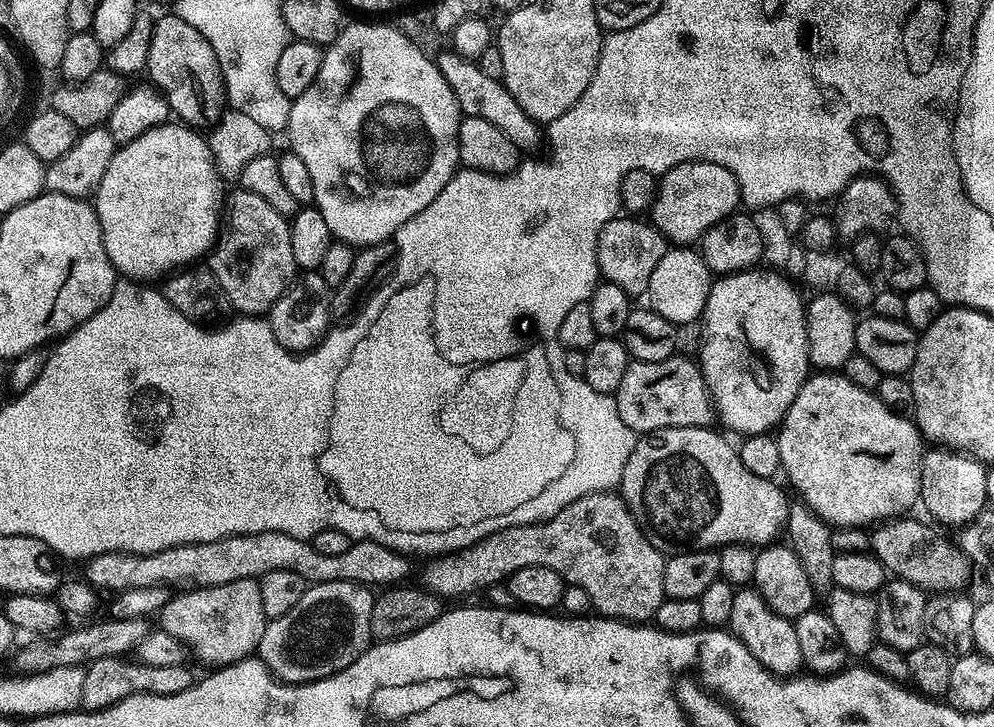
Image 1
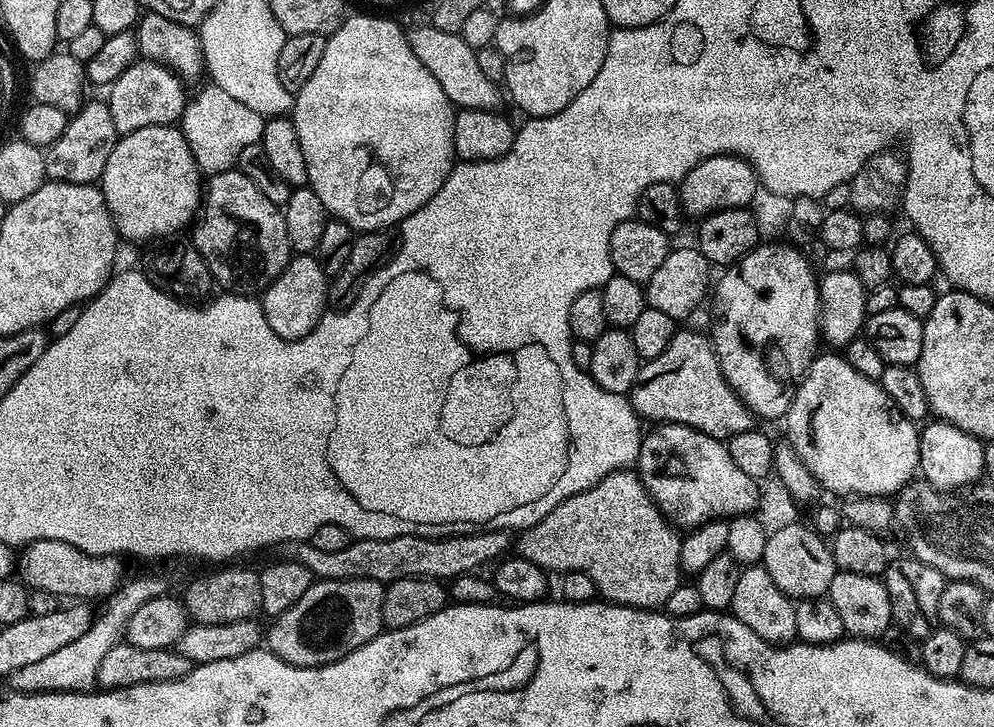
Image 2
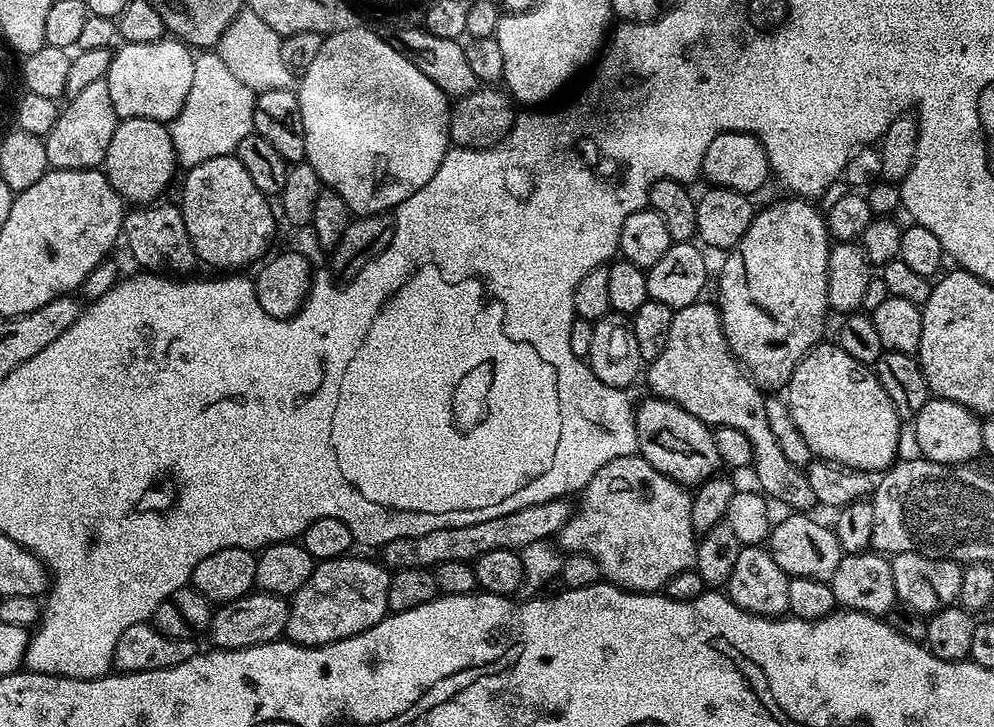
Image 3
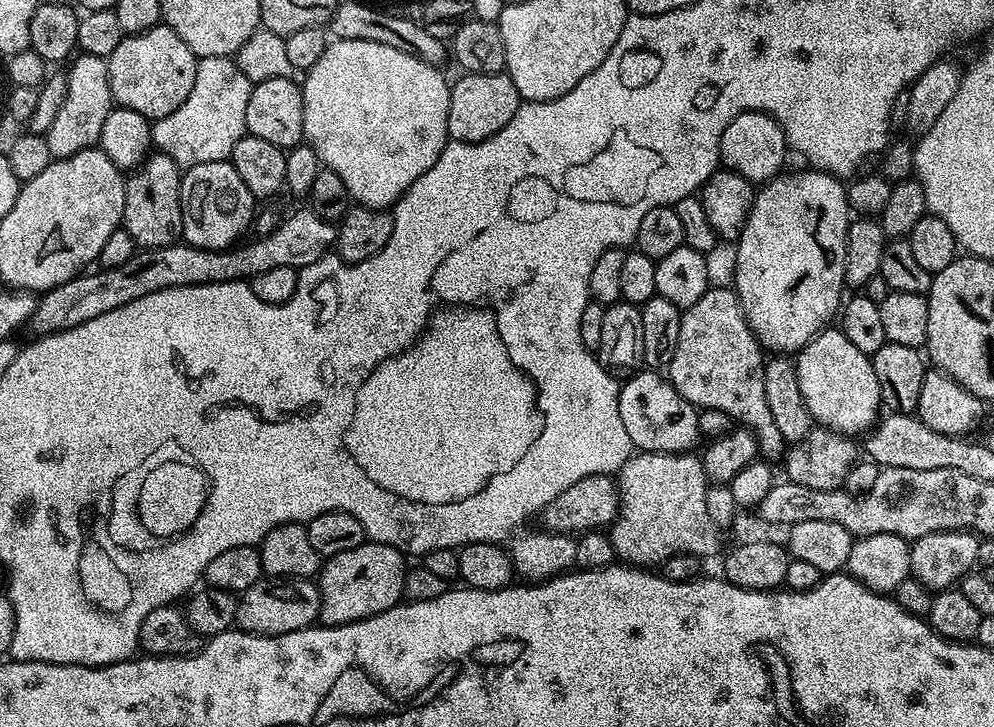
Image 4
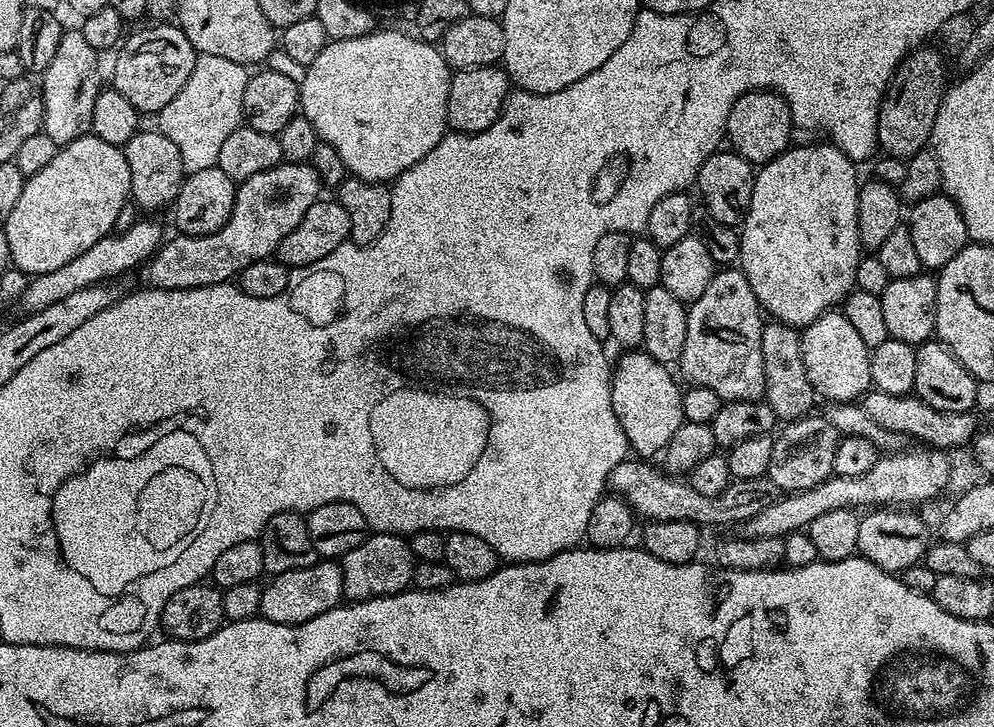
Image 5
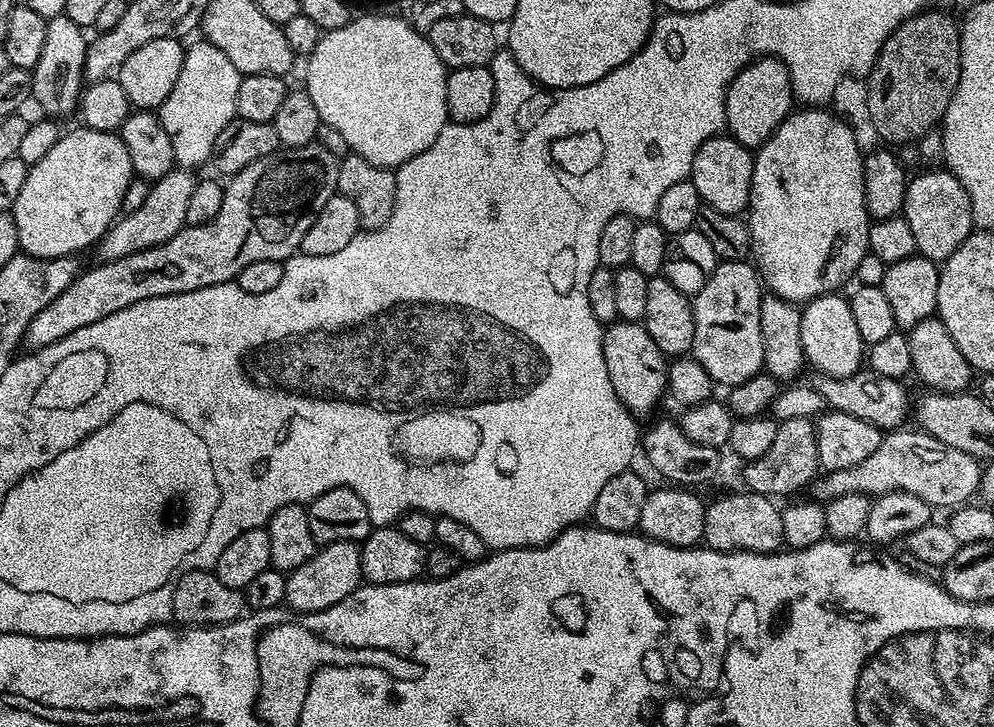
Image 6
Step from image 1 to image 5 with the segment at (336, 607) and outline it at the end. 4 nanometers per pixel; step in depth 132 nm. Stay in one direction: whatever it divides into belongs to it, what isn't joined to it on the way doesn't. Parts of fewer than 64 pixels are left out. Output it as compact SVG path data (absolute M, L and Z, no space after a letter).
M389 532L369 535L367 542L362 546L354 546L354 550L347 552L339 561L345 597L355 602L409 591L417 563L411 543L405 537Z

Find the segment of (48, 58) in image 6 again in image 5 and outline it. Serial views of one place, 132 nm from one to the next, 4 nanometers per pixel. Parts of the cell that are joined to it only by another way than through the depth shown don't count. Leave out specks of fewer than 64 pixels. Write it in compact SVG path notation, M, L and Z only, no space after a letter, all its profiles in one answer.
M79 30L65 31L62 42L58 42L58 51L46 66L42 74L44 80L38 84L38 96L44 101L43 133L54 142L63 146L74 142L80 136L89 135L94 118L94 101L102 91L100 84L101 57L94 46L86 43Z

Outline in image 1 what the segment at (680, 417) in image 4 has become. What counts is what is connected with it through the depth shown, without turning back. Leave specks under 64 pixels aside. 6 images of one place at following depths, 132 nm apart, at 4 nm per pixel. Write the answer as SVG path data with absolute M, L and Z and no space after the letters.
M711 427L707 428L663 428L657 432L649 432L641 435L636 441L634 450L624 467L624 473L618 485L619 495L624 504L630 510L630 514L640 526L640 531L644 533L646 539L652 543L662 554L675 554L685 550L719 550L726 544L747 544L749 546L768 546L781 535L782 529L788 520L789 498L784 497L782 489L776 485L775 479L759 477L752 474L743 465L739 451L724 436L712 432Z

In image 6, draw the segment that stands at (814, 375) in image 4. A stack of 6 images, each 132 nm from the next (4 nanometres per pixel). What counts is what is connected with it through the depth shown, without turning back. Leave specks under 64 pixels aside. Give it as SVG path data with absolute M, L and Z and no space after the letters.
M840 294L819 296L807 301L801 311L801 340L804 359L816 367L821 376L841 379L862 368L866 360L866 345L858 332L849 301Z

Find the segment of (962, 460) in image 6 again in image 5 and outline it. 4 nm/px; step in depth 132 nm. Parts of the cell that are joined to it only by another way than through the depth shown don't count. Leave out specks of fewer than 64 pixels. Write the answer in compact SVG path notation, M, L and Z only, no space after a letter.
M916 446L913 452L893 451L891 454L881 455L880 460L874 462L873 469L866 470L866 474L861 476L833 474L827 480L818 482L818 486L810 486L810 490L782 494L773 505L766 506L766 510L754 514L754 518L739 525L739 539L783 538L792 532L803 532L808 529L810 522L814 522L814 518L822 518L822 514L830 514L830 510L868 510L873 506L892 505L916 506L916 503L922 500L932 500L948 488L948 479L952 476L952 464L948 461L948 456L947 451L931 446Z

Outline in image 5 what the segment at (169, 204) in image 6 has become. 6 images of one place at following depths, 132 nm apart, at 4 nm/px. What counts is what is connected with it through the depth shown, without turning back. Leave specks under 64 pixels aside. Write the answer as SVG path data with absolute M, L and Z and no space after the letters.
M137 219L130 230L119 234L103 236L90 250L78 254L66 266L58 266L57 270L47 271L46 274L33 277L29 281L27 290L21 296L21 305L24 304L25 311L36 312L45 309L46 306L62 301L67 295L77 293L78 290L89 288L90 285L114 280L114 277L131 270L139 269L148 263L161 244L165 243L164 228L156 220Z

